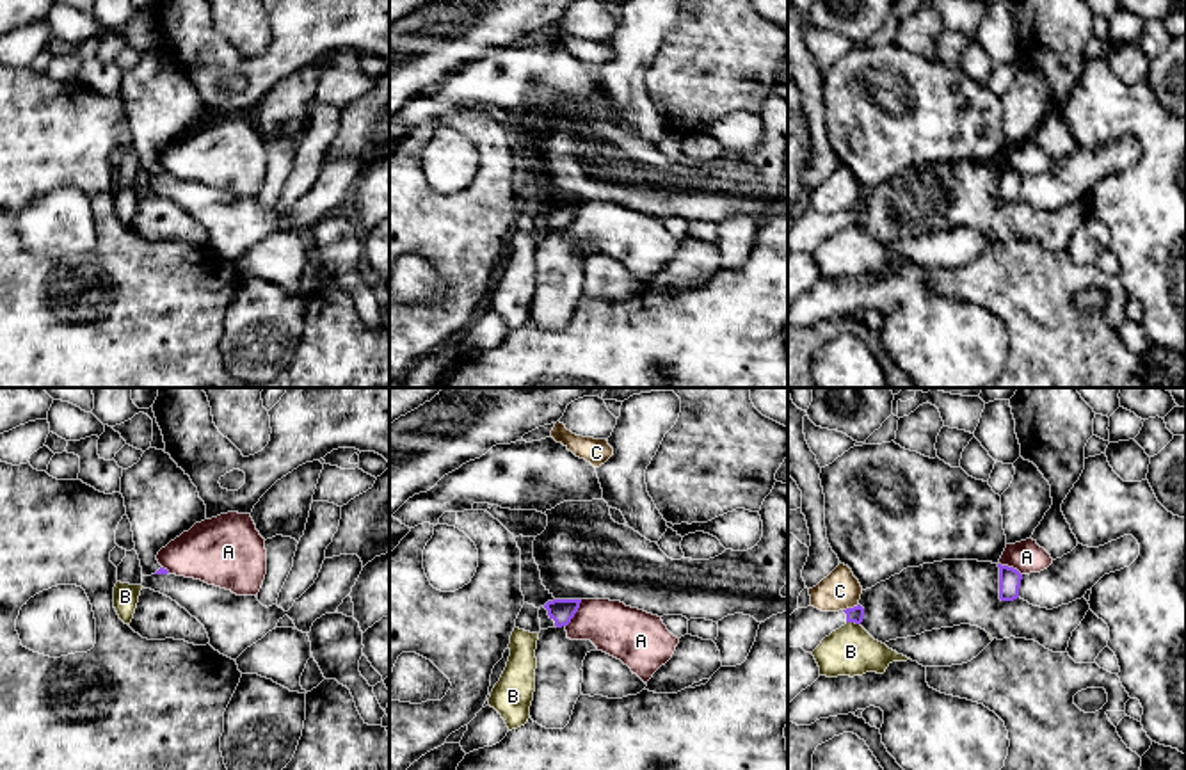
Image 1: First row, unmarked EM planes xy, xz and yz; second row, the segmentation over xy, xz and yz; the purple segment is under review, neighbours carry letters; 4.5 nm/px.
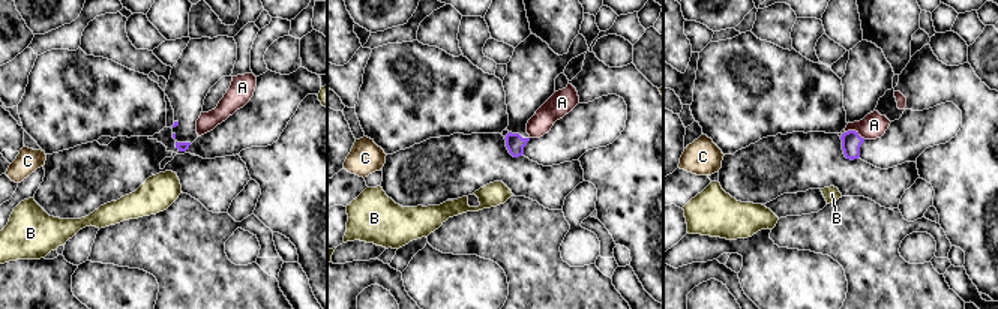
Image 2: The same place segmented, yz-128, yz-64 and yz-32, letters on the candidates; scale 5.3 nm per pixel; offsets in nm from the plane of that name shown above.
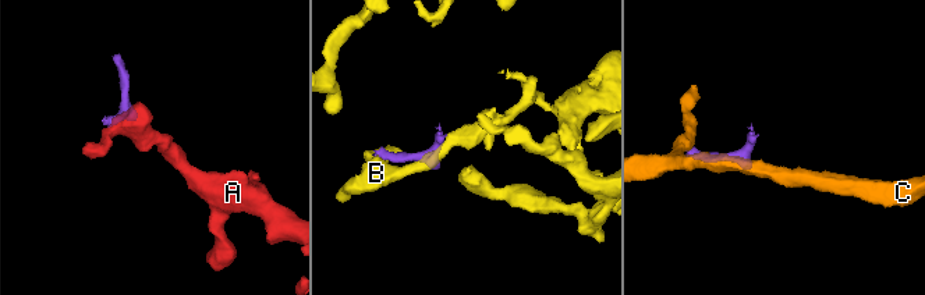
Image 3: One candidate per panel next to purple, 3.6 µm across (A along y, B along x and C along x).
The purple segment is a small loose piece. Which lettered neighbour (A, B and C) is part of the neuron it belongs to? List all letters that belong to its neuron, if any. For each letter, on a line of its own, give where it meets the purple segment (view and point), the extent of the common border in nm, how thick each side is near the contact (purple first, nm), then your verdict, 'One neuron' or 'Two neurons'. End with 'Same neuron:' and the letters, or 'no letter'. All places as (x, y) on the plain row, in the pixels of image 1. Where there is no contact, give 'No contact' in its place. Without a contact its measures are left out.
A: Touches purple at xz (575, 214). Shared border 150 nm. Thickness 110 nm (purple) against 240 nm. Two neurons
B: Touches purple at yz (854, 223). Shared border 70 nm. Thickness 70 nm (purple) against 220 nm. Two neurons
C: Touches purple at yz (850, 210). Shared border 80 nm. Thickness 70 nm (purple) against 170 nm. Two neurons
Same neuron: no letter

